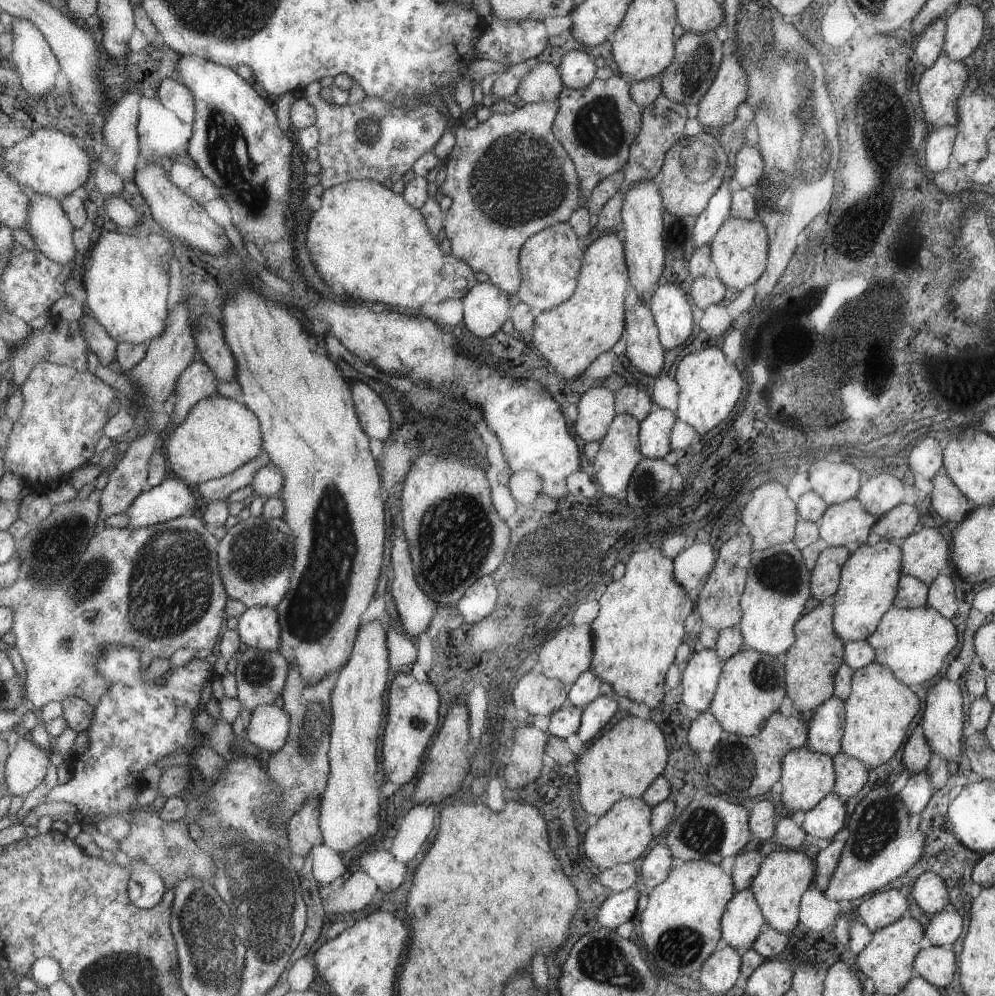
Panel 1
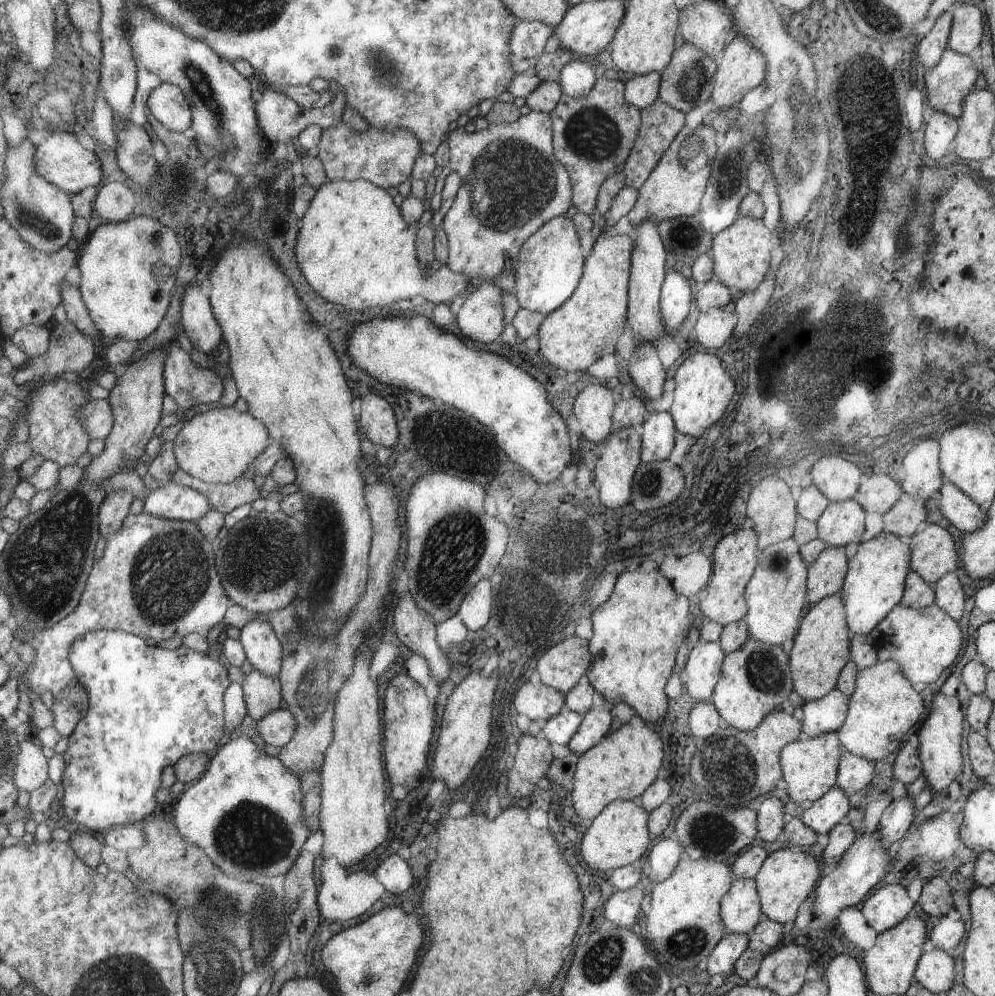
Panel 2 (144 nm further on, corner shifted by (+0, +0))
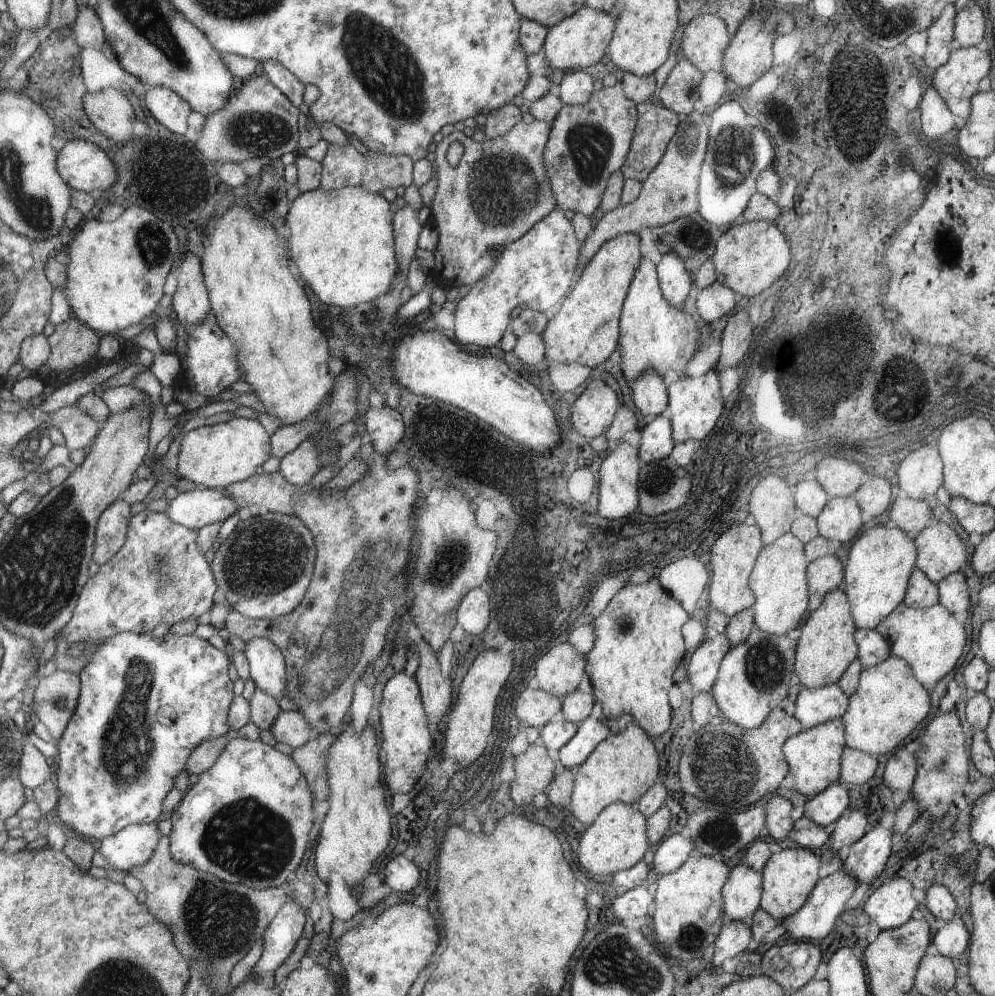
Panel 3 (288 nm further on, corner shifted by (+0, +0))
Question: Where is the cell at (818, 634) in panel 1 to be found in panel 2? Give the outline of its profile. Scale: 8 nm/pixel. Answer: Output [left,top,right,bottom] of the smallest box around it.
[789,594,857,702]

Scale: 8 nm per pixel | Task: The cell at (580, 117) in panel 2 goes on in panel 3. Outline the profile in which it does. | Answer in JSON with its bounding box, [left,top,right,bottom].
[545,82,639,216]

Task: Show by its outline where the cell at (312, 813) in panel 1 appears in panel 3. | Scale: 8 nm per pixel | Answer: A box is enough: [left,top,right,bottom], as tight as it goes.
[291,734,337,804]

